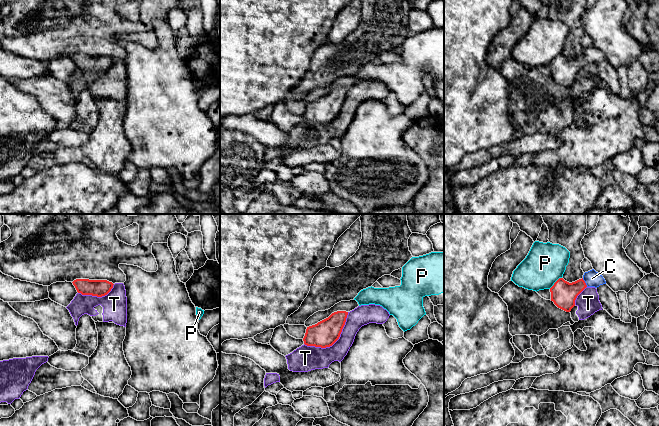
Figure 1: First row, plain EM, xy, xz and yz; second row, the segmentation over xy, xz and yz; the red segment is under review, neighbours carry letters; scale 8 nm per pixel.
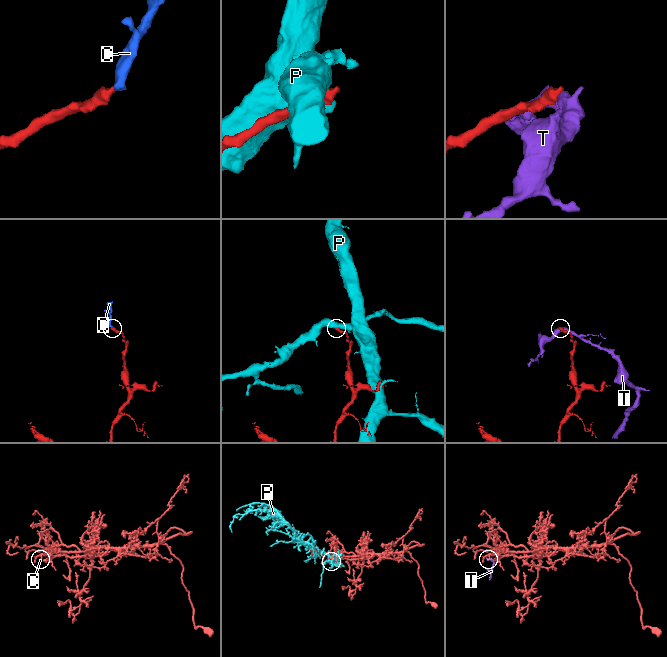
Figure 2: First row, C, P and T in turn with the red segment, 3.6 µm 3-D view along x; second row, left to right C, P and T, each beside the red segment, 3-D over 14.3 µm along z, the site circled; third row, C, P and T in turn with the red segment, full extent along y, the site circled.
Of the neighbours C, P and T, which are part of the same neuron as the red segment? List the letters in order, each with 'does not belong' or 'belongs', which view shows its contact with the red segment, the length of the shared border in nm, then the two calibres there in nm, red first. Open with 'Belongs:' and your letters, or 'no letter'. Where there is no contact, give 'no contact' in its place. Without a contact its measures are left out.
Belongs: C
C: belongs; contact in yz; length 80 nm; calibres 200 and 130 nm
P: does not belong; contact in yz; length 140 nm; calibres 200 and 320 nm
T: does not belong; contact in xz; length 440 nm; calibres 220 and 200 nm

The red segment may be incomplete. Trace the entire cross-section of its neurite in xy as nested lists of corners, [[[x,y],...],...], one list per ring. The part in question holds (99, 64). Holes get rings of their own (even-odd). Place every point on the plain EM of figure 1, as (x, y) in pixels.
[[[76,55],[73,58],[78,69],[102,73],[113,64],[113,59],[107,56]]]

